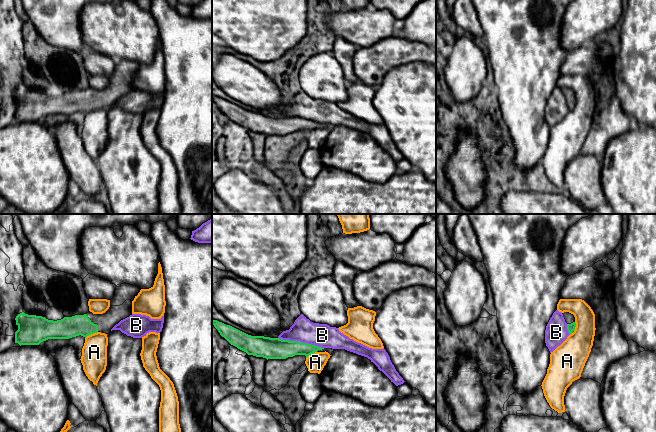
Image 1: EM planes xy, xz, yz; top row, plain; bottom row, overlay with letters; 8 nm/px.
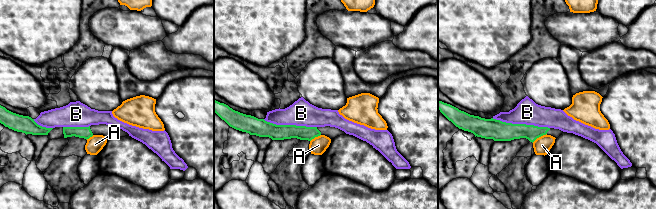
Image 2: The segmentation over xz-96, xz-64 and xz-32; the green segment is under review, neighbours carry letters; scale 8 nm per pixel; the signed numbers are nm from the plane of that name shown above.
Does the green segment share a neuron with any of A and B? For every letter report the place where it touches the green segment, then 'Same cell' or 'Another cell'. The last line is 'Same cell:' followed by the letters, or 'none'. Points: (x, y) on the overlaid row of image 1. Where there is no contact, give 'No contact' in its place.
A: Touches green at xy (91, 333). Another cell
B: Touches green at xz (301, 342). Another cell
Same cell: none

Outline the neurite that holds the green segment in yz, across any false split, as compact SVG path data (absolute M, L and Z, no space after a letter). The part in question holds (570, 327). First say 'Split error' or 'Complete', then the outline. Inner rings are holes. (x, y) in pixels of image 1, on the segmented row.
Split error. M564 312L562 314L565 319L565 322L567 323L567 330L568 330L569 334L572 334L576 327L575 317L573 314L571 314L569 312Z

